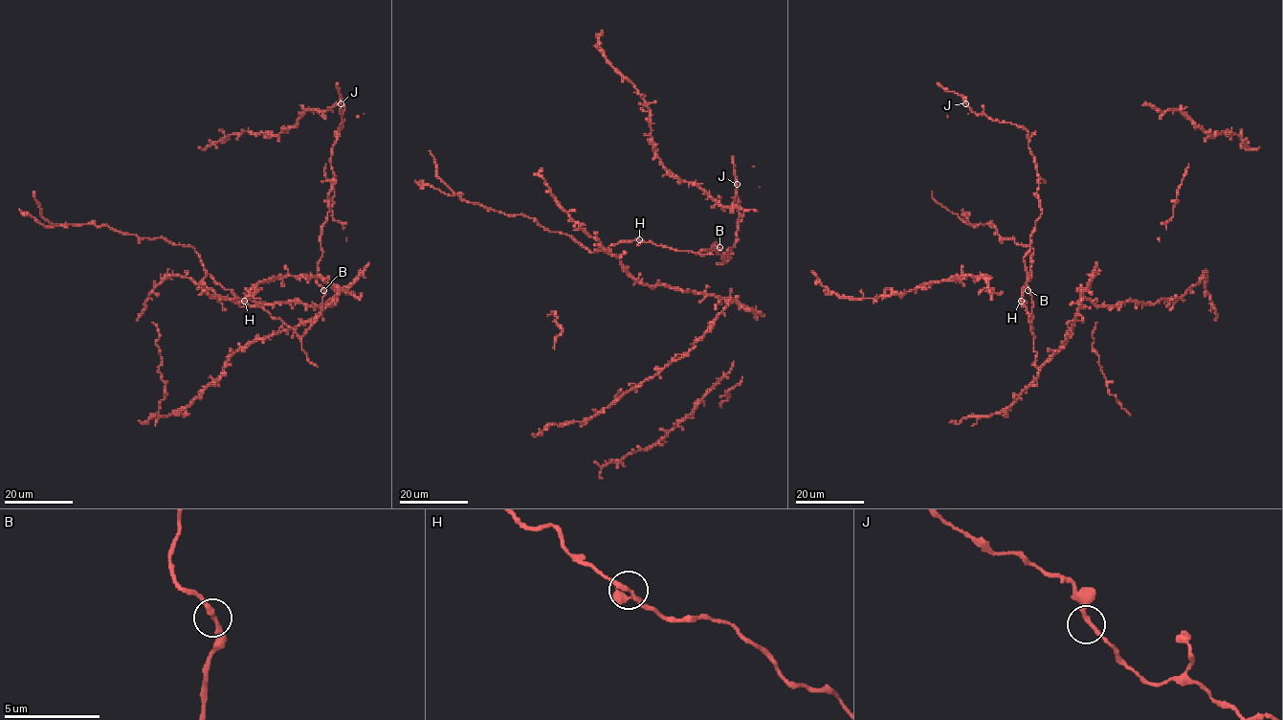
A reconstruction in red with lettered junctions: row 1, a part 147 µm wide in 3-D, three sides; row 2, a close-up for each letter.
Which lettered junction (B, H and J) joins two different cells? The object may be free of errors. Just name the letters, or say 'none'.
none

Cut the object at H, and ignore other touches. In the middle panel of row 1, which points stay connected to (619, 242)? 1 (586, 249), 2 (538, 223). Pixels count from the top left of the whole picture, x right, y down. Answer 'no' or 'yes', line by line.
1: yes
2: yes

